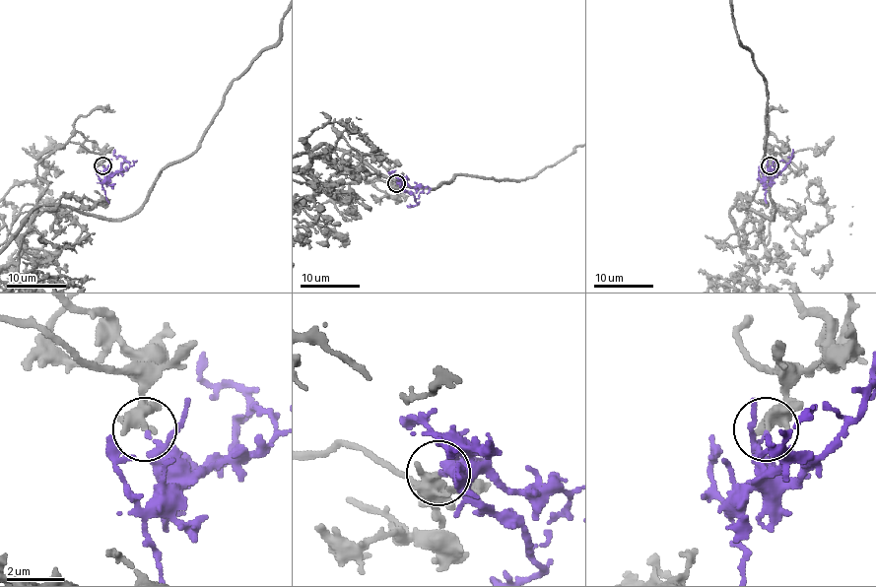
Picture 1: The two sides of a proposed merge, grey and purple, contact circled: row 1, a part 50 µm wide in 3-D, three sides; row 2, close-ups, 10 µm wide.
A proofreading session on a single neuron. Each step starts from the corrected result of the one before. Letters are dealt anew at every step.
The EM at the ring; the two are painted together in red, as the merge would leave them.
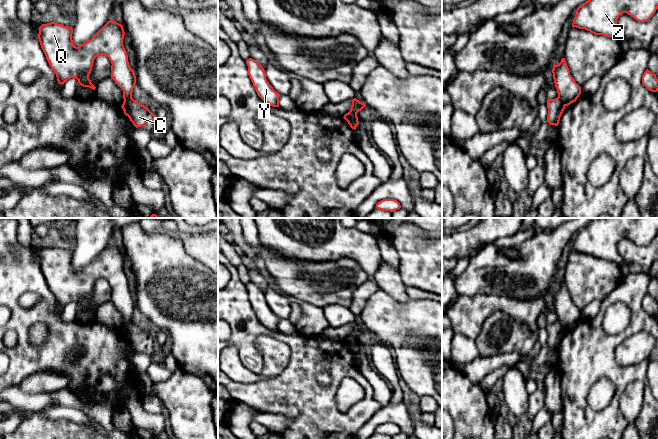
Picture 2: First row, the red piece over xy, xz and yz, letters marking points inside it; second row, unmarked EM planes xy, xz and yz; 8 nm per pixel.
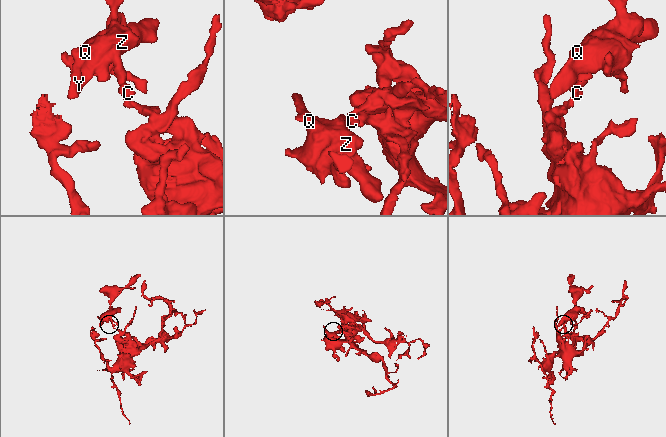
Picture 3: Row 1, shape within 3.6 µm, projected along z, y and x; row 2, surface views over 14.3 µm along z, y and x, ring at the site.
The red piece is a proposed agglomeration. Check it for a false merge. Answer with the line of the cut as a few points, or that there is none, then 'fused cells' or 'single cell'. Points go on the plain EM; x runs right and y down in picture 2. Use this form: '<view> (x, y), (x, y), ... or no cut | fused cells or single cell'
yz (558, 320), (565, 329) | fused cells

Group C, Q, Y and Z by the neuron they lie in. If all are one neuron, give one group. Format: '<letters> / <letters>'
C / Q Y Z

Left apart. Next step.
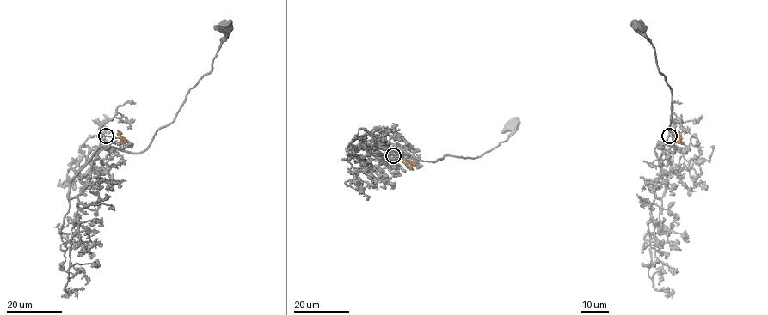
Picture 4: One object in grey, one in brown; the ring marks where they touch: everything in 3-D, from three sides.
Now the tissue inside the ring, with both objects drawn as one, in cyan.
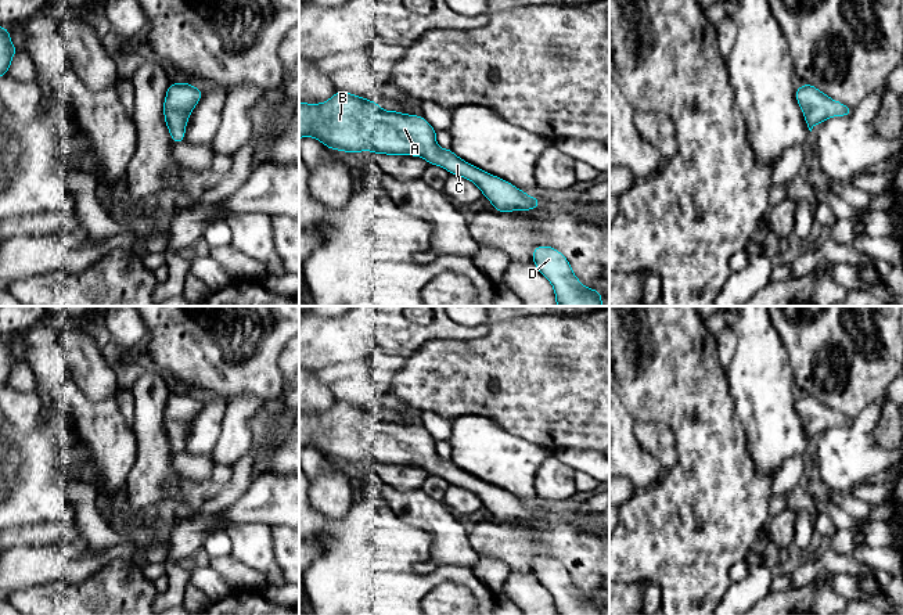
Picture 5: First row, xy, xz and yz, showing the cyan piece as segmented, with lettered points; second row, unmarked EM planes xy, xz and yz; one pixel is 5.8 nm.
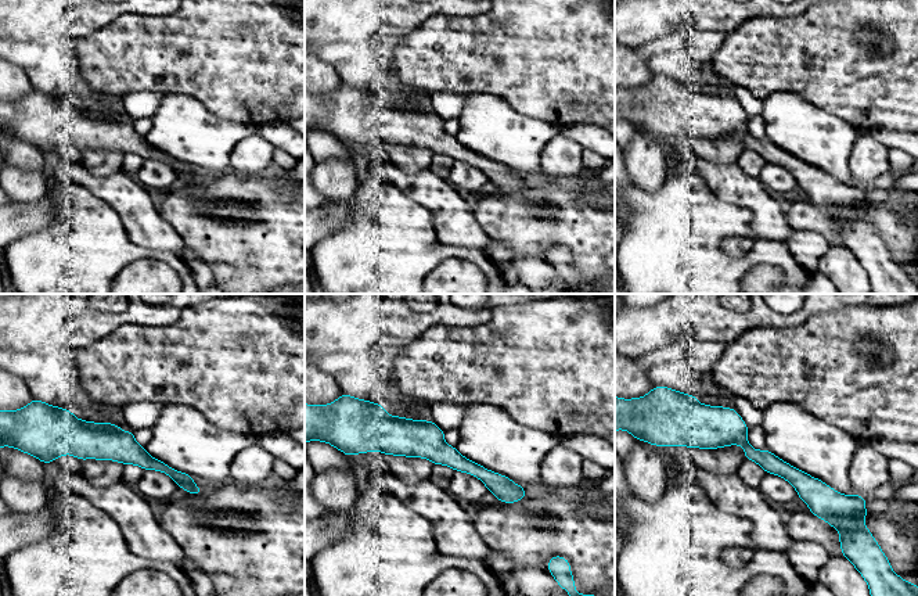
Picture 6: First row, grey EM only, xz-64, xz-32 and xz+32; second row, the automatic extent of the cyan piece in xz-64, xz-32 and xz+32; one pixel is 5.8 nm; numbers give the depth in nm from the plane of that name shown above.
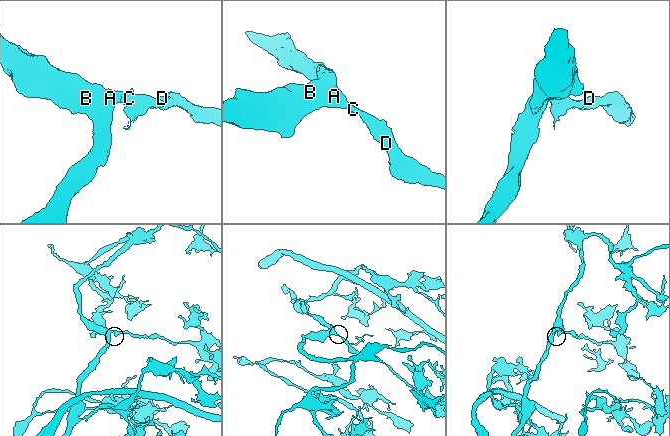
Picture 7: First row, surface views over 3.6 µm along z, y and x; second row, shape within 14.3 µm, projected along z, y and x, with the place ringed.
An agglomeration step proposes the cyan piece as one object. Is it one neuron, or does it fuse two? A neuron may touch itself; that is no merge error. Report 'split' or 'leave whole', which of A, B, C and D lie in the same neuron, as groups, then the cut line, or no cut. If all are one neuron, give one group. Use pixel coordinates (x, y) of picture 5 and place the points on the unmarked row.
leave whole | A B C D | no cut

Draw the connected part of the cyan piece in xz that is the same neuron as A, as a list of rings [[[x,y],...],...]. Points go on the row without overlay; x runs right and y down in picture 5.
[[[337,402],[320,414],[299,411],[299,449],[313,447],[331,460],[371,461],[425,468],[450,485],[471,490],[499,522],[530,521],[540,511],[511,493],[458,468],[436,454],[436,440],[424,427],[385,421],[378,413]]]

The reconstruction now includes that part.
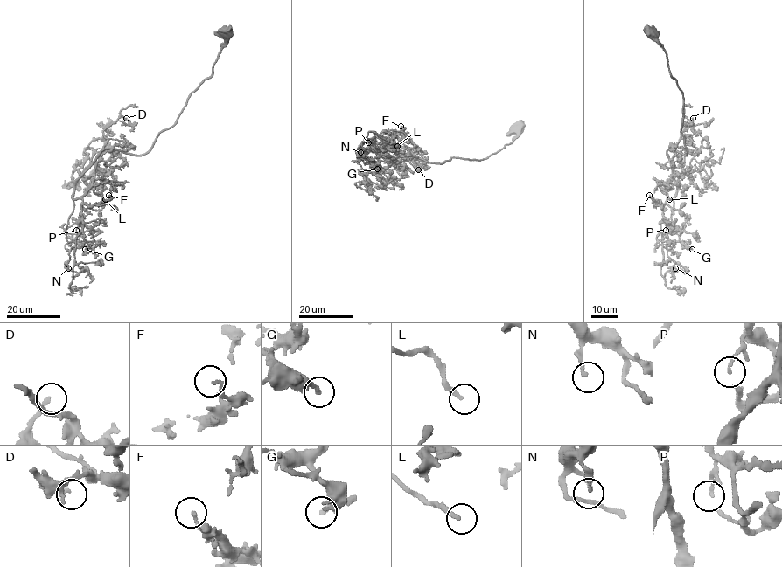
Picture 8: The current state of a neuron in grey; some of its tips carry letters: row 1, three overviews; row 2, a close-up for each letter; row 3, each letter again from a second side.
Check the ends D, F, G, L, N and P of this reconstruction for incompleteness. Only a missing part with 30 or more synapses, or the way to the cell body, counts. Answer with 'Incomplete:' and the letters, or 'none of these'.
Incomplete: L, N

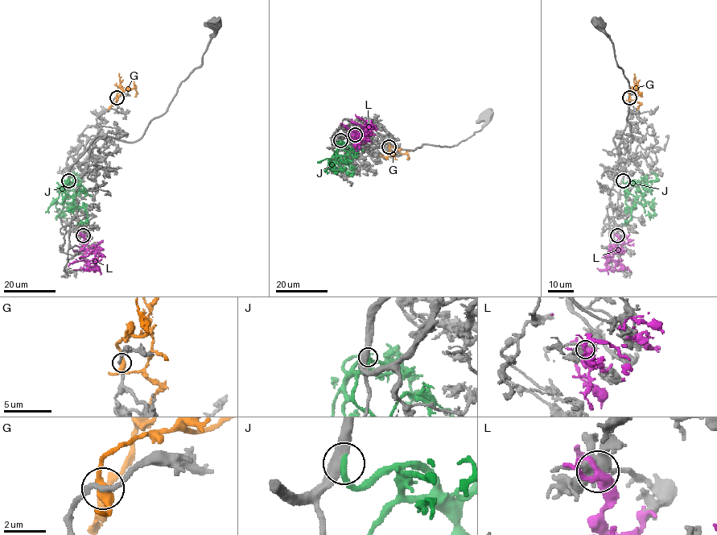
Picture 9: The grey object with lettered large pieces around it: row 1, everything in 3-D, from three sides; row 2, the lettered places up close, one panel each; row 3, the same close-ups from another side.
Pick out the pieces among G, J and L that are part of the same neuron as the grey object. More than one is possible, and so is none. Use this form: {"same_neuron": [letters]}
{"same_neuron": ["J"]}

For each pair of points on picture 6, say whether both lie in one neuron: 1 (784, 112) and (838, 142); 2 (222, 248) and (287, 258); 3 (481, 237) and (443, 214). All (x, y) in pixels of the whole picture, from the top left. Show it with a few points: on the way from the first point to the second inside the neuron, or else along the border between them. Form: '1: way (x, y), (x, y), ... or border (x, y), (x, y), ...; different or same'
1: way (798, 126), (824, 140); same
2: way (238, 248), (270, 248); same
3: way (471, 236), (453, 221); same

